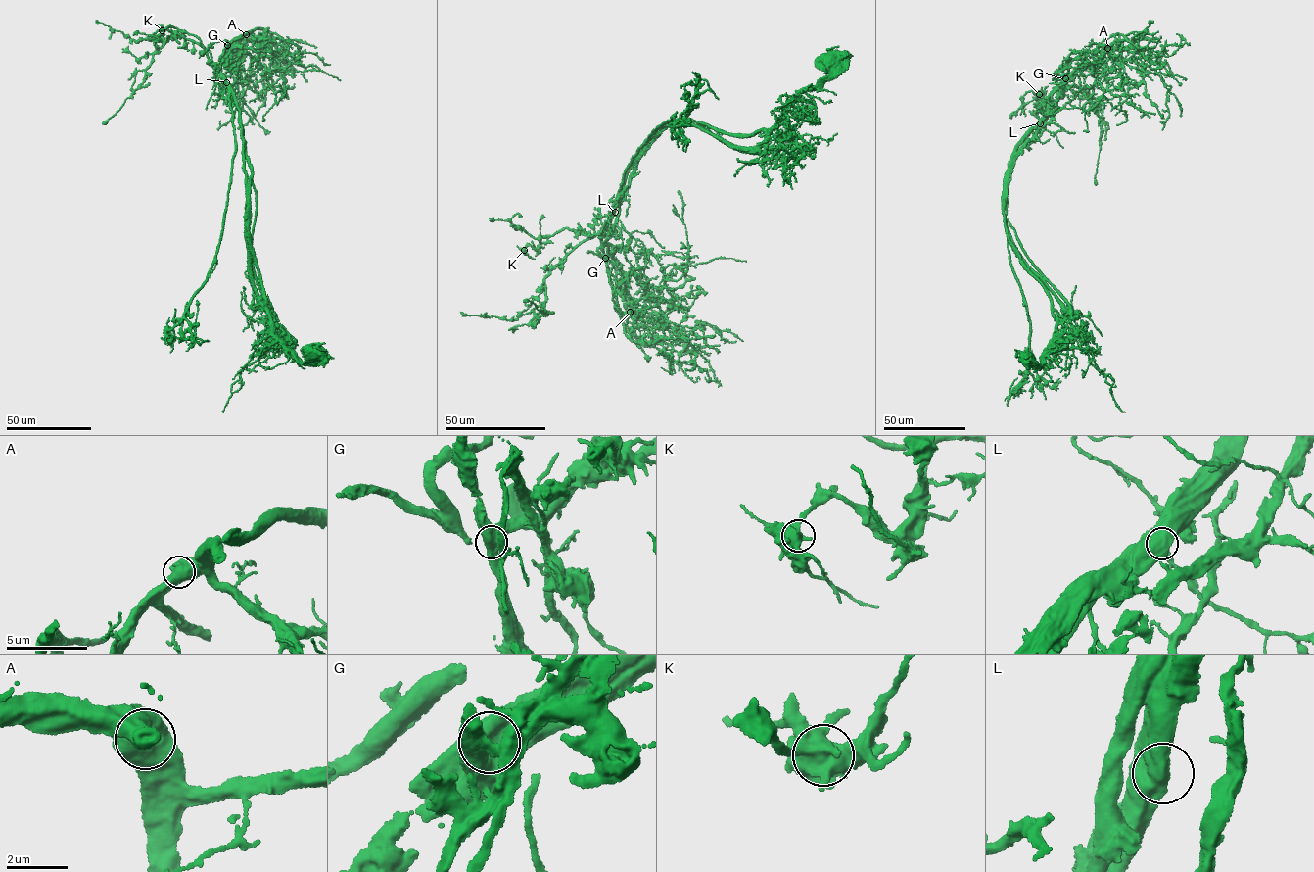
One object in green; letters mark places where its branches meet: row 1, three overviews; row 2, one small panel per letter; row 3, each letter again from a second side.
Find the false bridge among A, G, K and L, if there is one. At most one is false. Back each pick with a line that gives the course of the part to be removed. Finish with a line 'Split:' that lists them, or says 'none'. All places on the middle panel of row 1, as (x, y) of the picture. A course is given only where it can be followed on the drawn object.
G: course (605, 258), (629, 314), (643, 306), (647, 284), (661, 289), (667, 279), (684, 274), (688, 245), (679, 192)
Split: G

